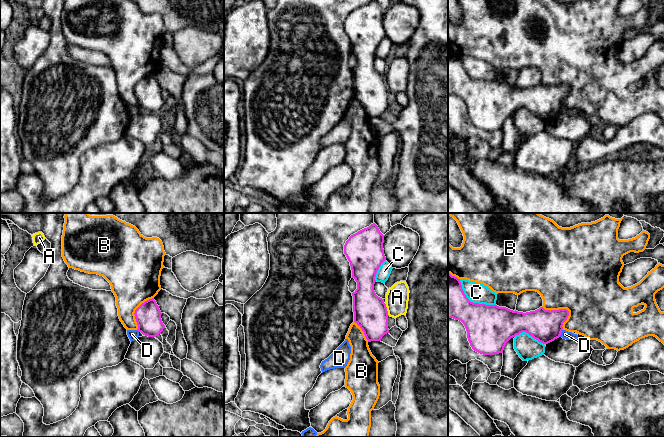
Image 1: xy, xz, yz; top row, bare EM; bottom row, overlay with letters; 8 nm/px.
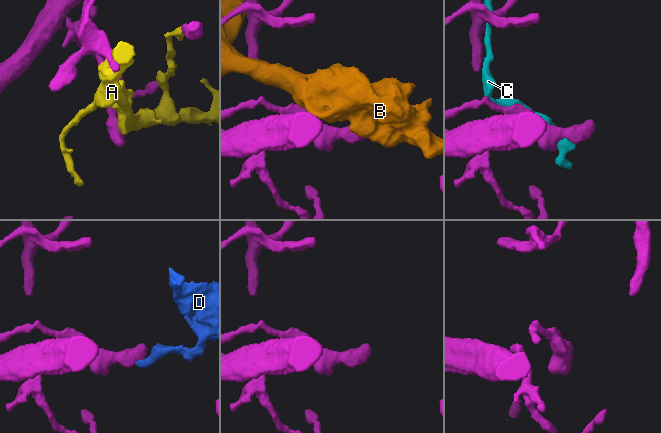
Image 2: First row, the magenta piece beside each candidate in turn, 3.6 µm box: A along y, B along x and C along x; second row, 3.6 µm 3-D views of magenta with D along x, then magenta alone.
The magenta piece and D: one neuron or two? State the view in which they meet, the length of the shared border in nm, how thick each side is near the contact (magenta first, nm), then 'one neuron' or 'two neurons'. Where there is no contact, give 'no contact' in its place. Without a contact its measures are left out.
contact in yz; length 70 nm; calibres 260 and 70 nm; two neurons

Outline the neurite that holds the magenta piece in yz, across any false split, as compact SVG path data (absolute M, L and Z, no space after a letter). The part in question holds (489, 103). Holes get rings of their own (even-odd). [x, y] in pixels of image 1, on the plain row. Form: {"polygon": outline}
{"polygon": "M448 49L448 94L461 97L467 107L467 114L472 125L483 131L503 129L506 119L522 108L528 109L543 120L559 114L563 99L567 96L567 85L545 86L543 83L530 88L518 88L497 81L471 78L462 65L460 55Z"}

